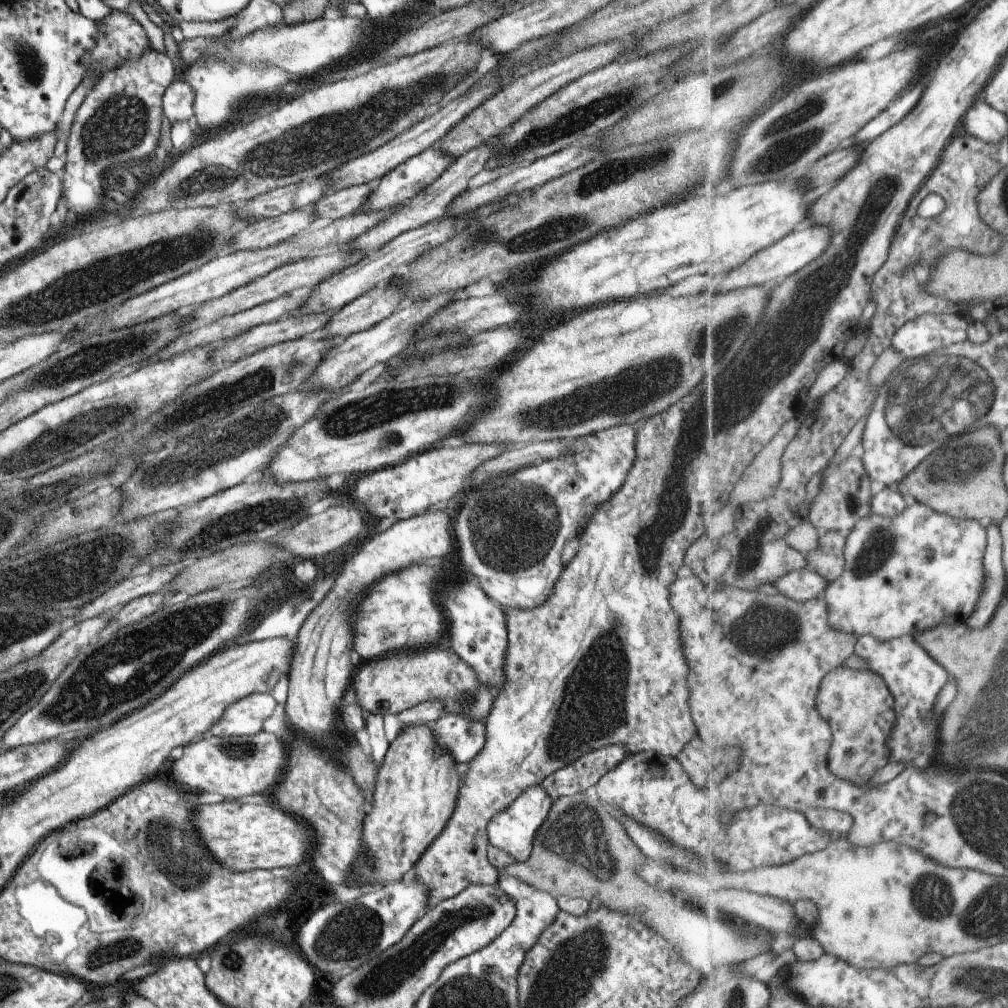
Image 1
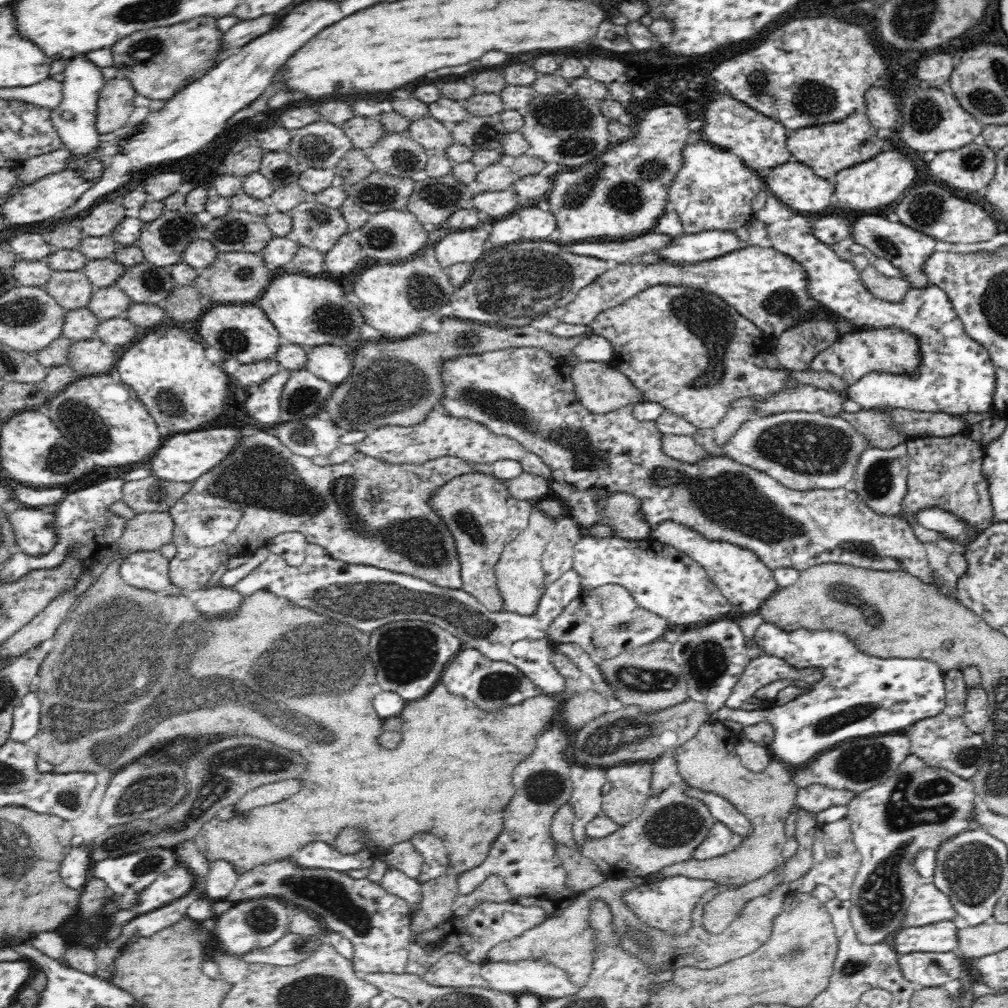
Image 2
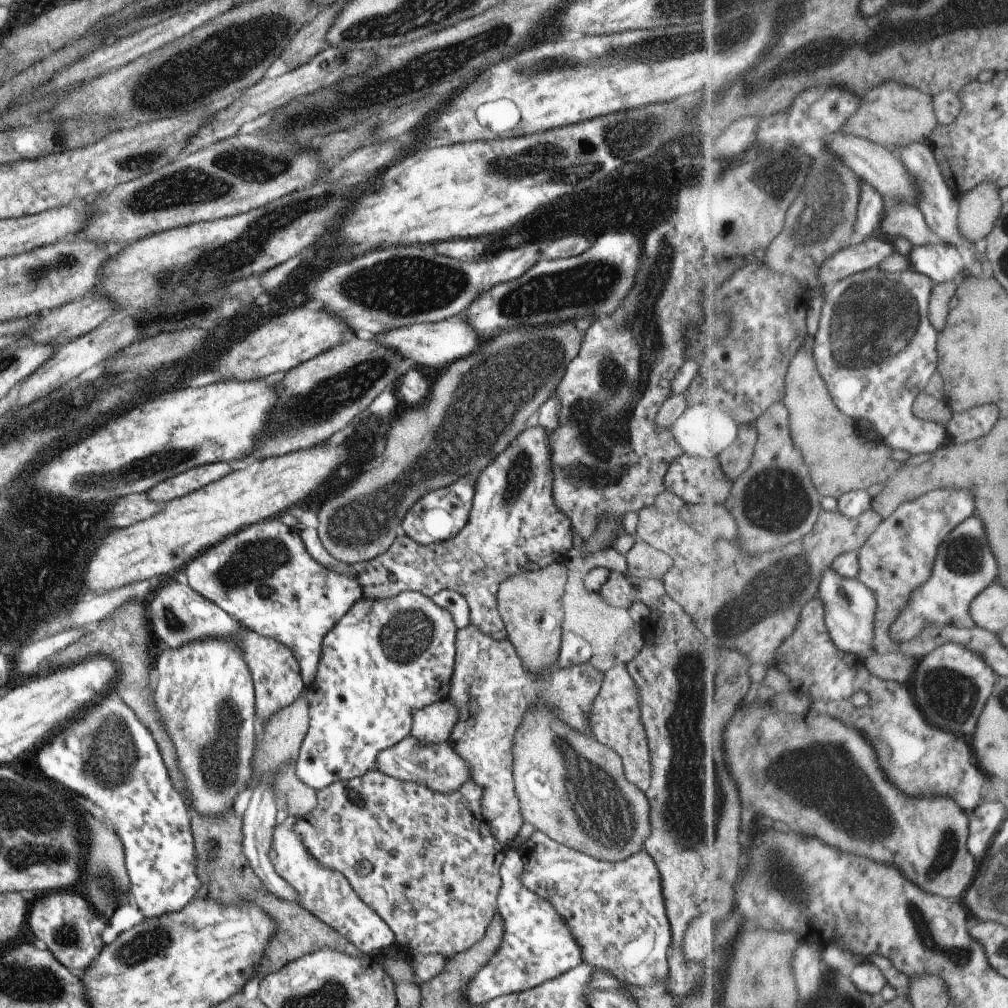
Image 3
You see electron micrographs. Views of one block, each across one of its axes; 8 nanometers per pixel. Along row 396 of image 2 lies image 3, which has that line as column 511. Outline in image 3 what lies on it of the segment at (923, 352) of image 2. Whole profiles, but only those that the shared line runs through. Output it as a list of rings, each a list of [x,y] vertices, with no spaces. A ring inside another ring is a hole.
[[[508,847],[499,865],[500,887],[496,910],[504,922],[499,948],[466,989],[466,1003],[484,1005],[492,998],[518,993],[575,968],[582,962],[580,950],[569,929],[545,899],[527,890],[520,881],[522,862],[517,851]]]

